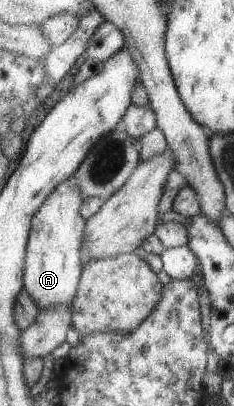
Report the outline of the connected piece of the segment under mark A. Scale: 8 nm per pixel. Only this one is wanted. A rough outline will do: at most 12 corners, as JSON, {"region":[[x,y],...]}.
{"region":[[61,182],[33,217],[24,286],[71,307],[84,271],[86,198]]}

